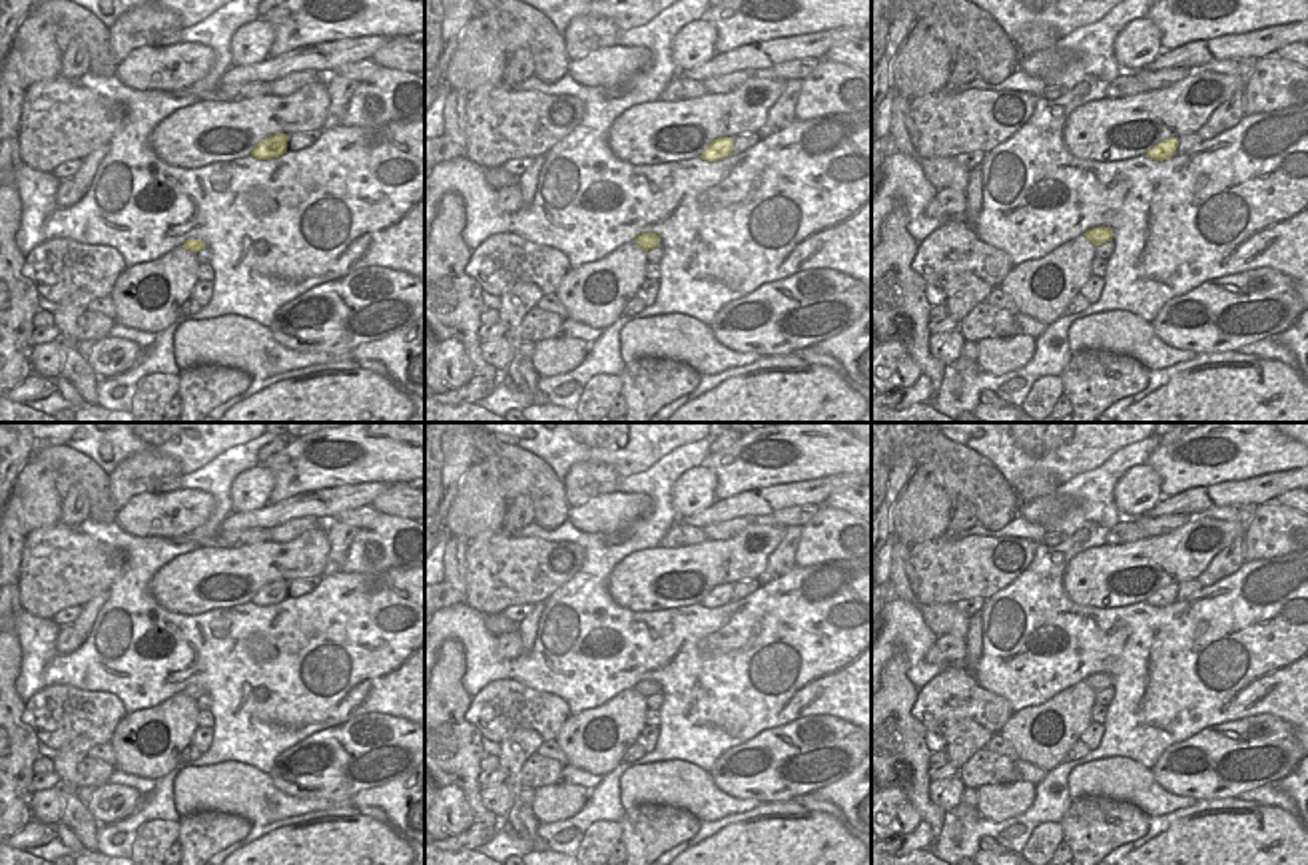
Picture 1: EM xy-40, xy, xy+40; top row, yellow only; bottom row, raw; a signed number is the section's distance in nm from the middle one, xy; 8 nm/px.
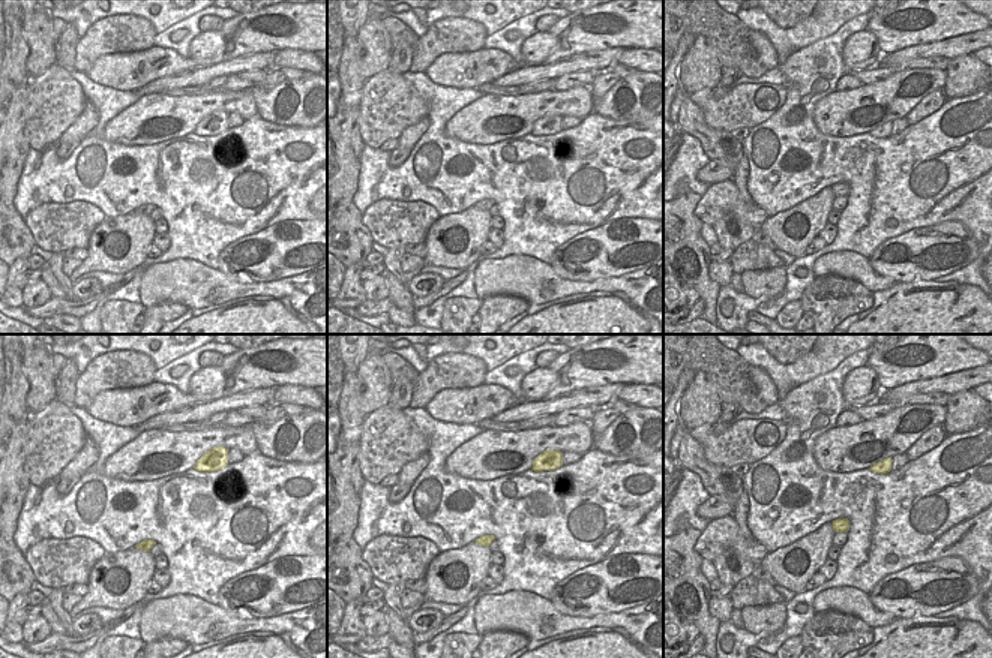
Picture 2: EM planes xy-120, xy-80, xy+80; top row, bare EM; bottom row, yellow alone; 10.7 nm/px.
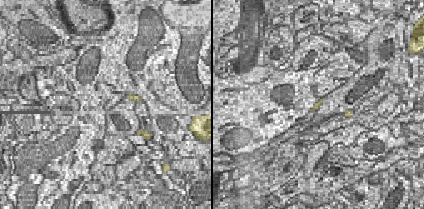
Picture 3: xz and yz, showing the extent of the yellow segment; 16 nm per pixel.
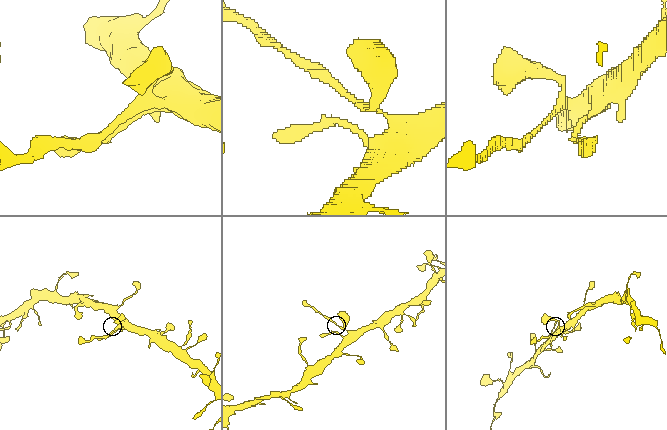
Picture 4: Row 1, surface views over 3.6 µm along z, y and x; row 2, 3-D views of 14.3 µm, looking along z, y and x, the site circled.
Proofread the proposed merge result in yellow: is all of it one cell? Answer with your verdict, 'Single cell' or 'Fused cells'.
Fused cells

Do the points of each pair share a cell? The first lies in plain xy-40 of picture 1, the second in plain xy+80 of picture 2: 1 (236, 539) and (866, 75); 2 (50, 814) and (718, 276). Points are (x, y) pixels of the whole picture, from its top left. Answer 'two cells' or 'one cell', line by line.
1: two cells
2: one cell

